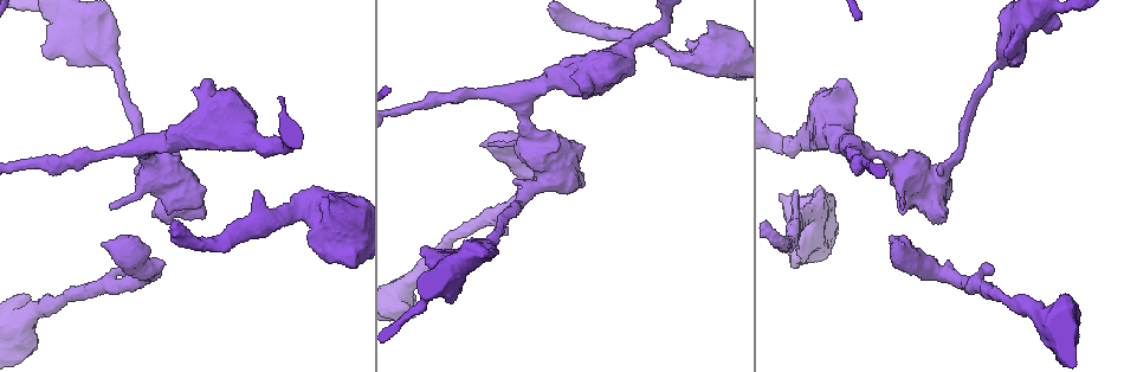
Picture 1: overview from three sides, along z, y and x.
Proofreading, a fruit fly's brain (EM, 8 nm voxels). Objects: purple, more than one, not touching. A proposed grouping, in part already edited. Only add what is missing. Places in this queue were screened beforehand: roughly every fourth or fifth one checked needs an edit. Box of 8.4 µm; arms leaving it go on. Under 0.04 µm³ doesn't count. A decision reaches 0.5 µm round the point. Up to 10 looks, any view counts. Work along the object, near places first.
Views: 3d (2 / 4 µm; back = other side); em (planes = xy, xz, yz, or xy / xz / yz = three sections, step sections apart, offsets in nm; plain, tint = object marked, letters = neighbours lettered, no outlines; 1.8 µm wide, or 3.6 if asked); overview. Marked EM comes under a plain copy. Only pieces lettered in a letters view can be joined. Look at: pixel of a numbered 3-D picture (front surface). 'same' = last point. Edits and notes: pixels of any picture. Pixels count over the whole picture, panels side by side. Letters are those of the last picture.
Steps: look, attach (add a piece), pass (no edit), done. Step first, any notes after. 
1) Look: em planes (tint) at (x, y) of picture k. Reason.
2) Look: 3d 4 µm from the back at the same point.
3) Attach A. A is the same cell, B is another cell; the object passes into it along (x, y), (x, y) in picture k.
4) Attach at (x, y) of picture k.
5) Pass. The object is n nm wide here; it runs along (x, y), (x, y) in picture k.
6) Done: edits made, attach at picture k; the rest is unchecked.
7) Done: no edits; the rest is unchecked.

Look: 3d 4 µm from the back at (806, 262) of picture 1. Branch stops here.

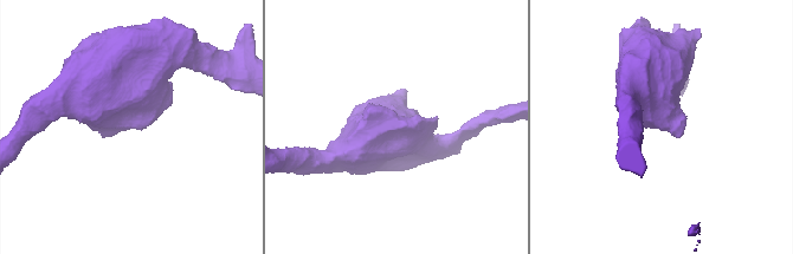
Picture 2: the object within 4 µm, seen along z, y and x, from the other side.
Look: em 3.6 µm planes (letters) at (141, 129) of picture 2.

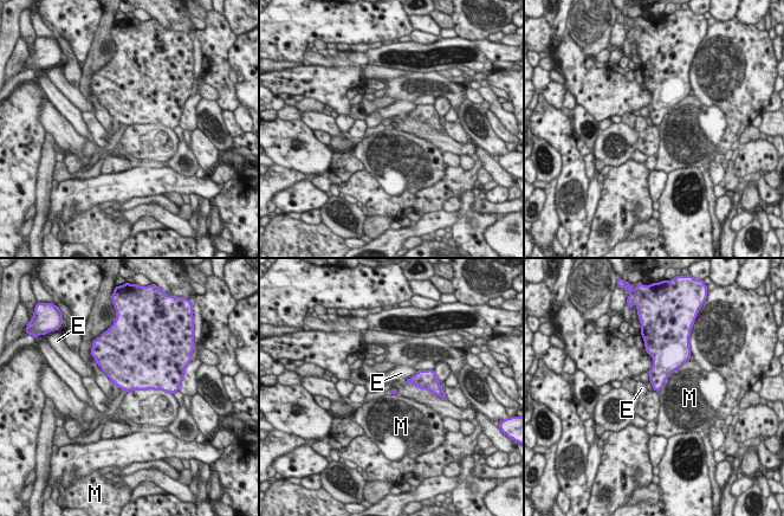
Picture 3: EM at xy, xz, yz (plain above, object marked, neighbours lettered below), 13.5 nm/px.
Pass. The longest contact is with M, 600 nm; E and M are other cells; a border runs along (685, 361), (656, 392) in picture 3; no lettered piece goes on from it.

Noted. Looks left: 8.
Look: 3d 2 µm at (796, 191) of picture 1. Branch stops here.

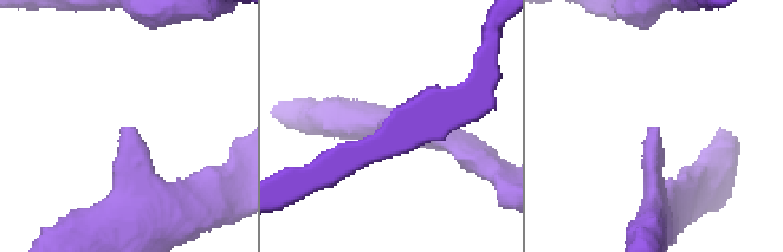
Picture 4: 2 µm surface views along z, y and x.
Look: em planes (letters) at (656, 128) of picture 4. Shape alone is not enough.

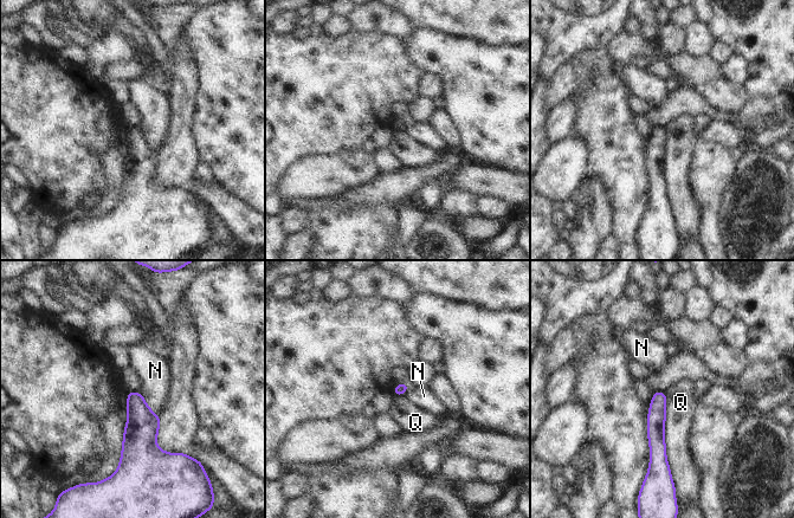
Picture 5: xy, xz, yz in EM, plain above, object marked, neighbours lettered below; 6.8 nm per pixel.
Pass. N and Q are other cells; none of them fits.

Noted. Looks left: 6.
Look: em planes (letters) at (858, 148) of picture 1. Three-way junction.

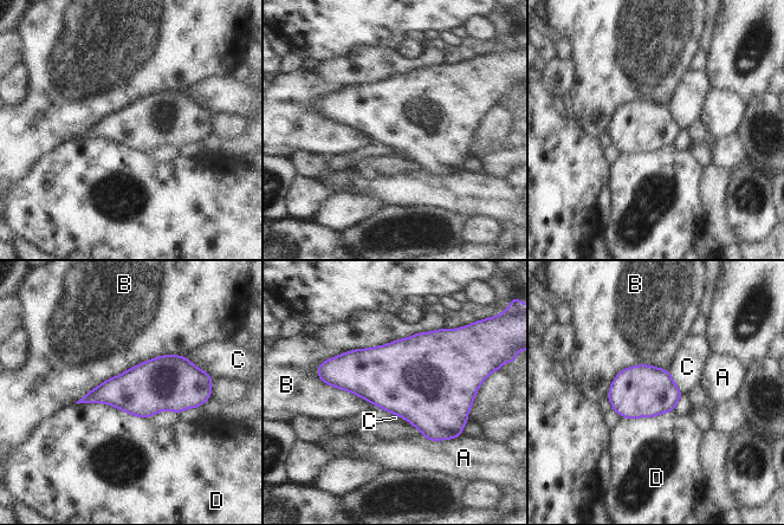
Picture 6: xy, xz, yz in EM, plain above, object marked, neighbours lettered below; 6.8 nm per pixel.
Pass. A, B, C and D are other cells; a border runs along (75, 403), (108, 403), (147, 419) in picture 6; none of them fits.

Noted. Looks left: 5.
Look: 3d 4 µm at (508, 230) of picture 1. Free end.

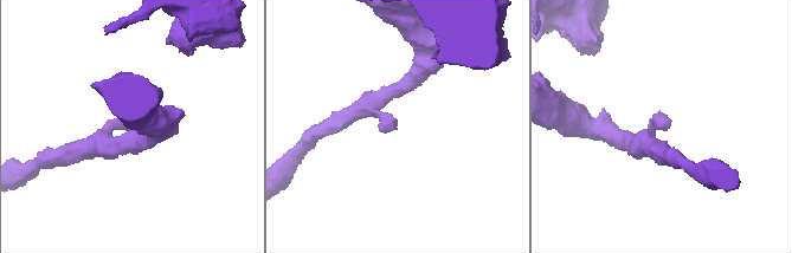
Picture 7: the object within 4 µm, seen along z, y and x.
Look: em 3.6 µm yz step 16 (tint) at (395, 123) of picture 7. Need the tissue.

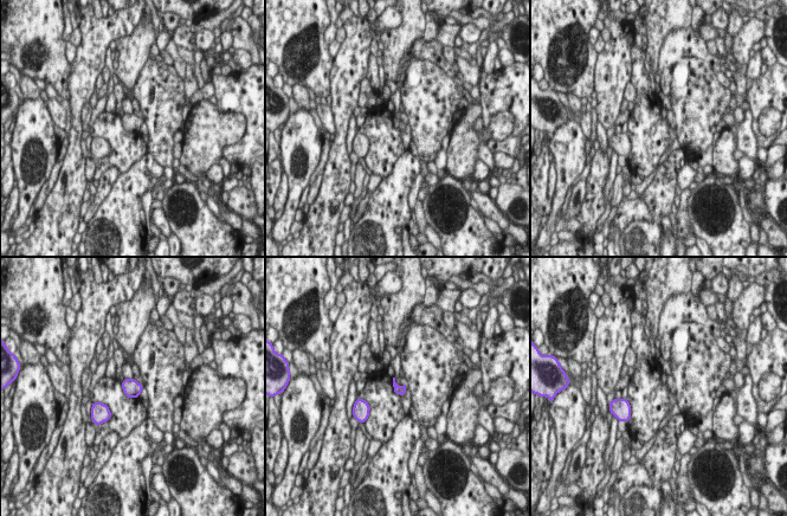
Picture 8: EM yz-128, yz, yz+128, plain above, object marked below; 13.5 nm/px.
Look: em 3.6 µm planes (letters) at the same point. Another direction.

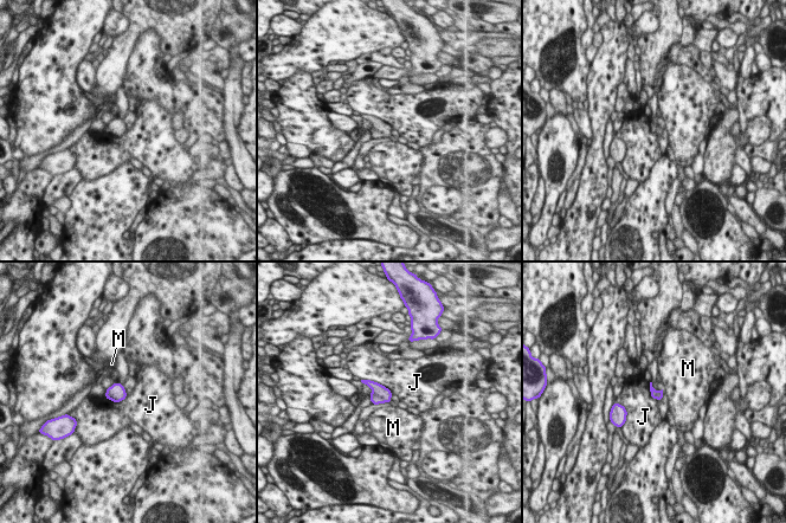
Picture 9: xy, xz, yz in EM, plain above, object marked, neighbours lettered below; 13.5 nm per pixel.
Pass. J and M are other cells; none of them fits.

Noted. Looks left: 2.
Done: no edits; the rest is unchecked.

